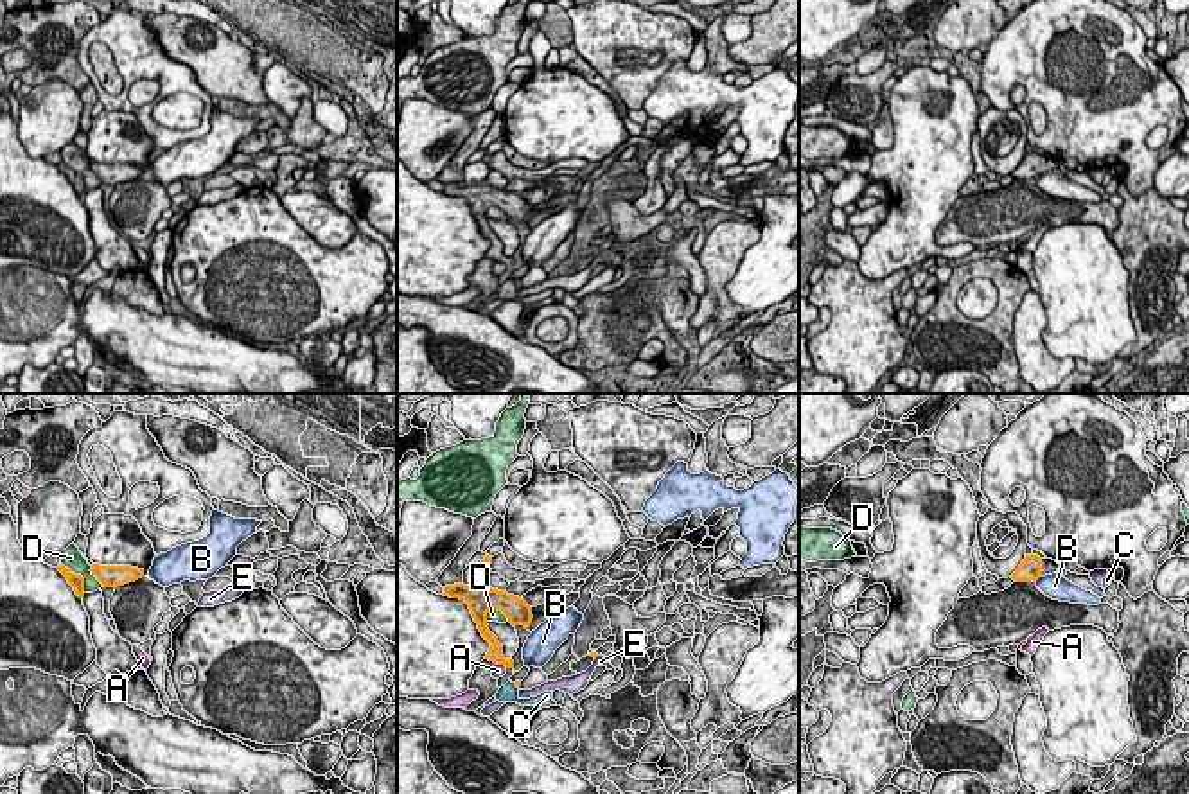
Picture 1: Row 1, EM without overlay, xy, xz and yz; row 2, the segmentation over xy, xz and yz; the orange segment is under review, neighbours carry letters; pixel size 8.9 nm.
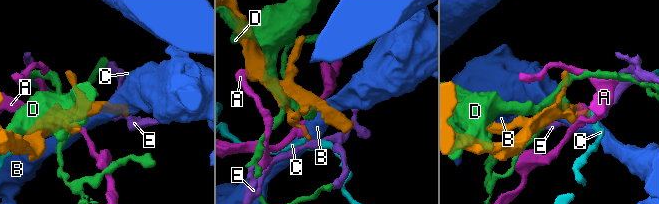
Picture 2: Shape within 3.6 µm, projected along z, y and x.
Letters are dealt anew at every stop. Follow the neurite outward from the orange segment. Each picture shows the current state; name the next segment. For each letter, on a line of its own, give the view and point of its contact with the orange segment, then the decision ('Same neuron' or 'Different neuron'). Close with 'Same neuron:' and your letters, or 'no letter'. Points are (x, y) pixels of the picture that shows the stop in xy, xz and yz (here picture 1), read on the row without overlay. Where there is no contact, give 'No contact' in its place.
A: Touches orange at xz (502, 261). Different neuron
B: Touches orange at yz (1037, 176). Different neuron
C: Touches orange at xz (516, 282). Different neuron
D: Touches orange at xy (79, 173). Different neuron
E: No contact. Different neuron
Same neuron: no letter

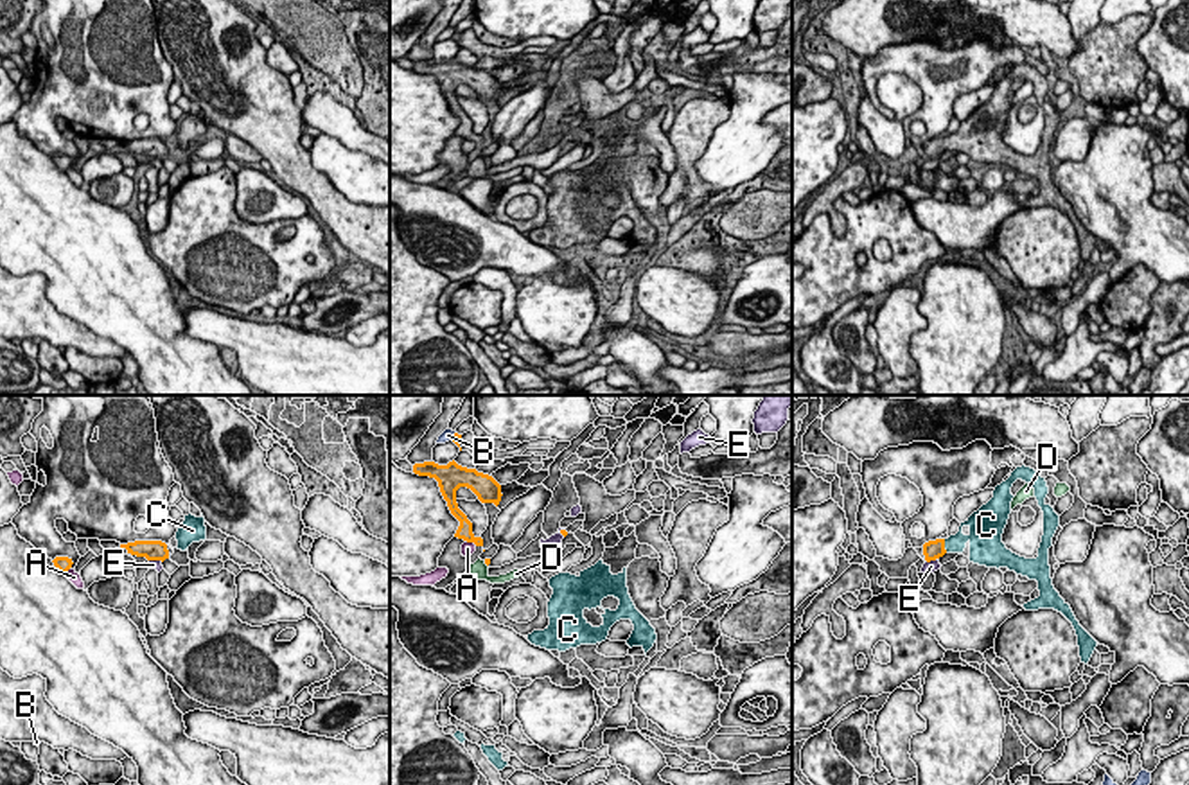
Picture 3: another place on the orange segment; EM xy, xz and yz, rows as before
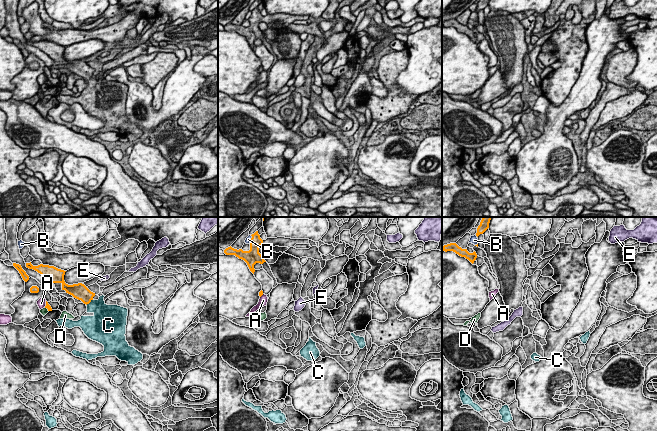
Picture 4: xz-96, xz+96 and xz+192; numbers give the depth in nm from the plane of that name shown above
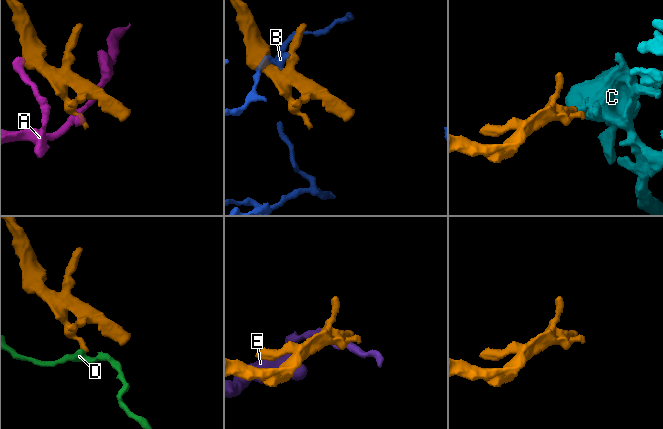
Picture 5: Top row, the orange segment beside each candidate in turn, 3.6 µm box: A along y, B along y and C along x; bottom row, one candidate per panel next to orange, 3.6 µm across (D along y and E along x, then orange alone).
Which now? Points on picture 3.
A: Touches orange at xy (69, 166). Different neuron
B: Touches orange at xz (455, 33). Different neuron
C: Touches orange at yz (943, 144). Same neuron
D: Touches orange at xz (485, 160). Different neuron
E: Touches orange at yz (931, 157). Different neuron
Same neuron: C

